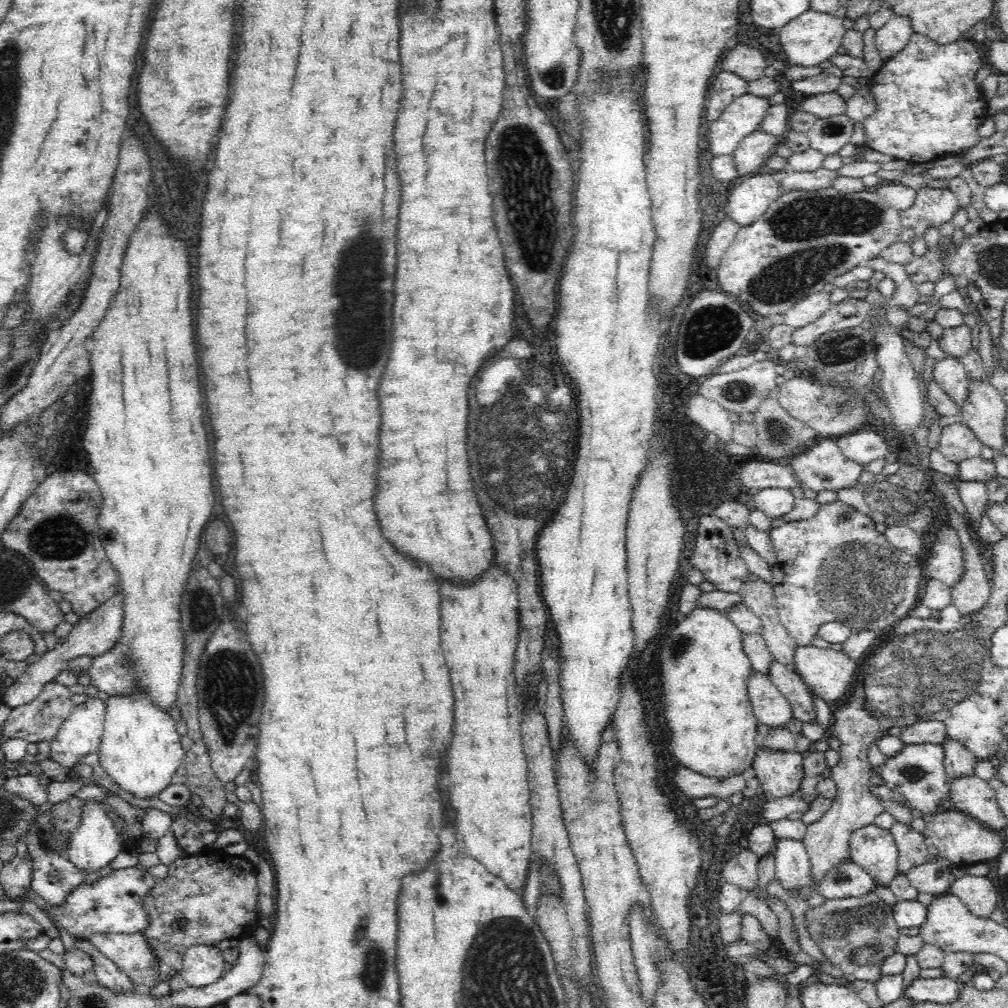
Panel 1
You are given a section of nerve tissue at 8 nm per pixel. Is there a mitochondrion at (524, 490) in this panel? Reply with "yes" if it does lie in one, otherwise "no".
yes

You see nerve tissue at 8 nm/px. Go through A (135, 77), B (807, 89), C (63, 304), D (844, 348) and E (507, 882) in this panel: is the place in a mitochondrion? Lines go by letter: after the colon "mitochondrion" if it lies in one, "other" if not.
A: other
B: other
C: mitochondrion
D: mitochondrion
E: other

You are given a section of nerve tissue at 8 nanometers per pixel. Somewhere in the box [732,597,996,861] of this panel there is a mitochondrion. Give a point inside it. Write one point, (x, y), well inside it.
(912, 773)

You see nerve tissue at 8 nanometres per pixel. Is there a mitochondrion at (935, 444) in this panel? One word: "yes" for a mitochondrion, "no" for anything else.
no

